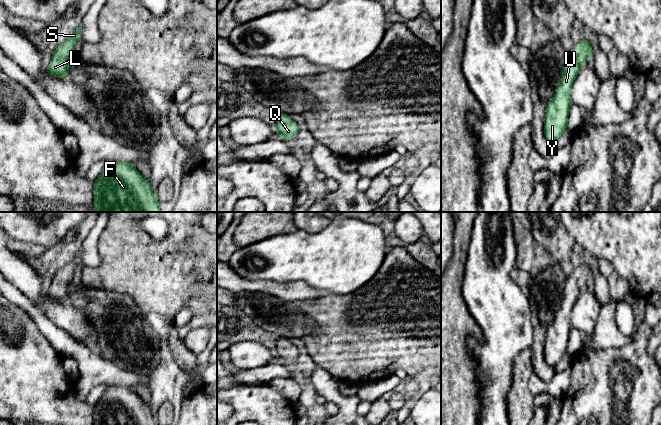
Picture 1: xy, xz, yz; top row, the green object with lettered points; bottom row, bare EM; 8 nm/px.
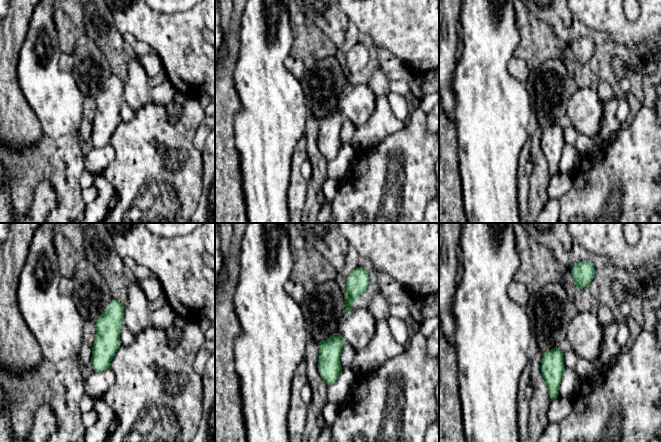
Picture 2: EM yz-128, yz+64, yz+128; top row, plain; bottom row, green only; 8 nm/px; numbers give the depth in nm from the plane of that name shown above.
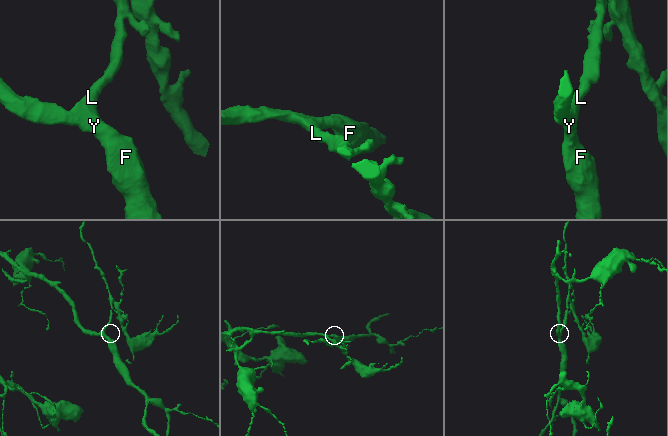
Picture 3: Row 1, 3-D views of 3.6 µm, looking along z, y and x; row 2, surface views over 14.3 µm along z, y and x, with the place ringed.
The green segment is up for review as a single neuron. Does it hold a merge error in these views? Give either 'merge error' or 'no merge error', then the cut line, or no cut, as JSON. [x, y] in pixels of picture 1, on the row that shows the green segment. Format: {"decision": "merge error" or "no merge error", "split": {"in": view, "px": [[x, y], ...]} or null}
{"decision": "no merge error", "split": null}

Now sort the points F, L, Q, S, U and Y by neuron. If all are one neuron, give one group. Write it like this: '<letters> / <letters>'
F L Q S U Y

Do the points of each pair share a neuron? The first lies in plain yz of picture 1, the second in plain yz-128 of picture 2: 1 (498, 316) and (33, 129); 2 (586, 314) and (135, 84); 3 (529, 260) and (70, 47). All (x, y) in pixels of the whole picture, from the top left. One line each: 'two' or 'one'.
1: two
2: one
3: one

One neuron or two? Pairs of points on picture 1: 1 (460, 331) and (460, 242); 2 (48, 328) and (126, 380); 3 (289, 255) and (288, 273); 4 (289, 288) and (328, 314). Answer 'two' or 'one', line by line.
1: one
2: one
3: one
4: two

